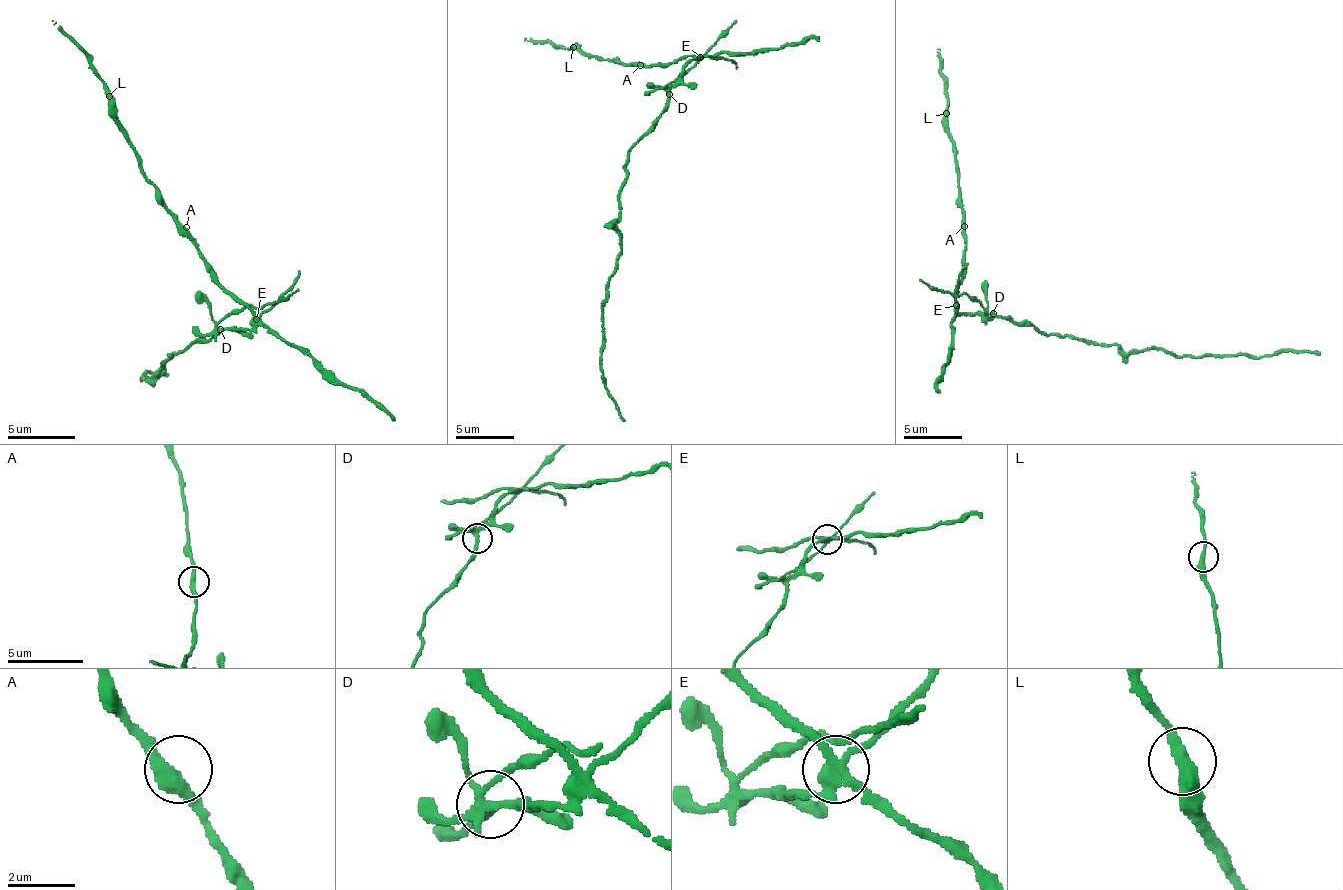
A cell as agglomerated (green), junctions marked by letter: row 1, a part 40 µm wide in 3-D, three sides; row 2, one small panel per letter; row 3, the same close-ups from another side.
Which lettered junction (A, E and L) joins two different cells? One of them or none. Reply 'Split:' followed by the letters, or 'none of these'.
Split: E

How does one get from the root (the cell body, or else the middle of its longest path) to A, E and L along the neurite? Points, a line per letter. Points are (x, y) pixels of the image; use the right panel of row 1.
A: (990, 316), (961, 313), (955, 302), (955, 284), (964, 273), (964, 226)
E: (990, 316), (961, 313), (955, 305)
L: (990, 316), (961, 313), (955, 302), (955, 284), (964, 273), (964, 212), (955, 142), (946, 128), (946, 113)

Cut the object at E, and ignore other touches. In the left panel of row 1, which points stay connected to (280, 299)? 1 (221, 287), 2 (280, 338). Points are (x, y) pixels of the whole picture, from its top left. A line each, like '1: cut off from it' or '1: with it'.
1: cut off from it
2: cut off from it

